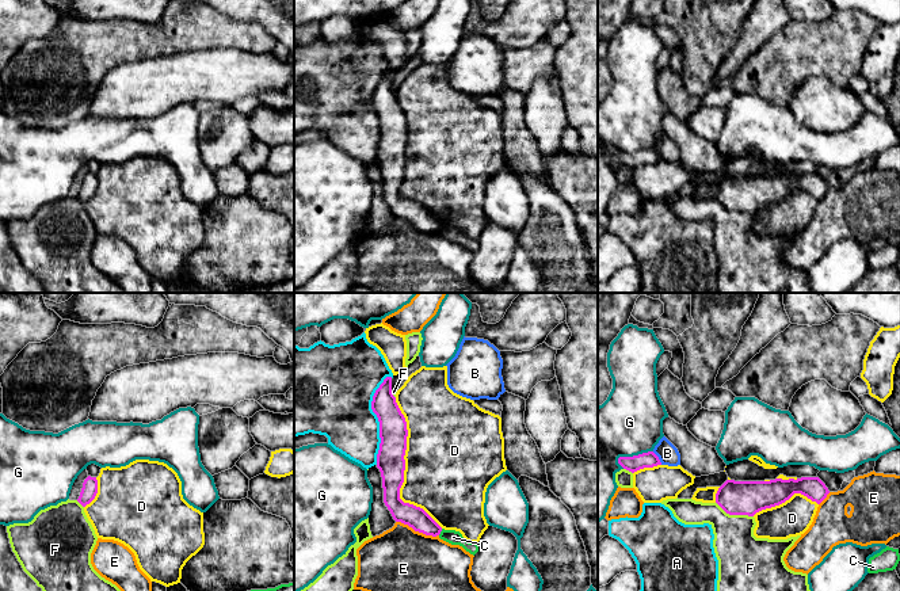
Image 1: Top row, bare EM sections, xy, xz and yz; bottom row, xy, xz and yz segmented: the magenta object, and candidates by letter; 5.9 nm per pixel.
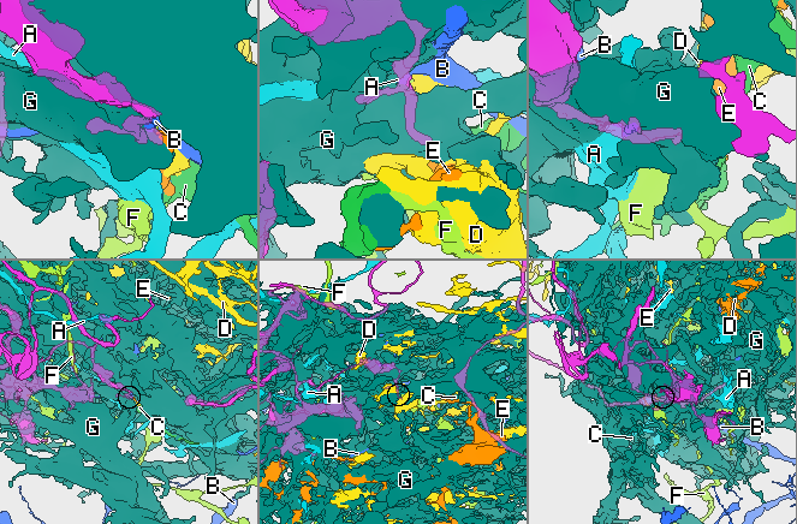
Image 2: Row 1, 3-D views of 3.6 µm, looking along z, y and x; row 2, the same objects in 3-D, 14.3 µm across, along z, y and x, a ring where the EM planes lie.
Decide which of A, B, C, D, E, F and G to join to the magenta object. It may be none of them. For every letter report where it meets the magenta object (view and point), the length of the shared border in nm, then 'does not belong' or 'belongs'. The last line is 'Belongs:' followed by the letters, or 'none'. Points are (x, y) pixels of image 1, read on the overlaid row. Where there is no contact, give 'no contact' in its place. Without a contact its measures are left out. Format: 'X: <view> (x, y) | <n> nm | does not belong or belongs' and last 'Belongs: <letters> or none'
A: xz (378, 419) | 550 nm | does not belong
B: yz (658, 458) | 100 nm | does not belong
C: xz (441, 530) | 50 nm | does not belong
D: xz (404, 469) | 850 nm | does not belong
E: xz (418, 530) | 280 nm | does not belong
F: yz (735, 514) | 240 nm | does not belong
G: yz (633, 456) | 220 nm | does not belong
Belongs: none

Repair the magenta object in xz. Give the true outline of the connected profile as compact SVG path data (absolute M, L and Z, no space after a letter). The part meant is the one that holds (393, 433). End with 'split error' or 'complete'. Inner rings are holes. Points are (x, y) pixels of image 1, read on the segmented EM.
M386 377L375 390L371 409L380 422L381 443L377 454L377 468L382 477L385 506L396 522L408 525L415 531L426 535L439 535L442 527L423 508L404 503L400 499L408 430L405 417L392 393L392 377Z; complete

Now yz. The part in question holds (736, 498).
M819 477L770 481L727 480L716 493L716 503L729 515L754 516L762 510L785 503L794 493L801 493L820 504L830 491Z; complete

